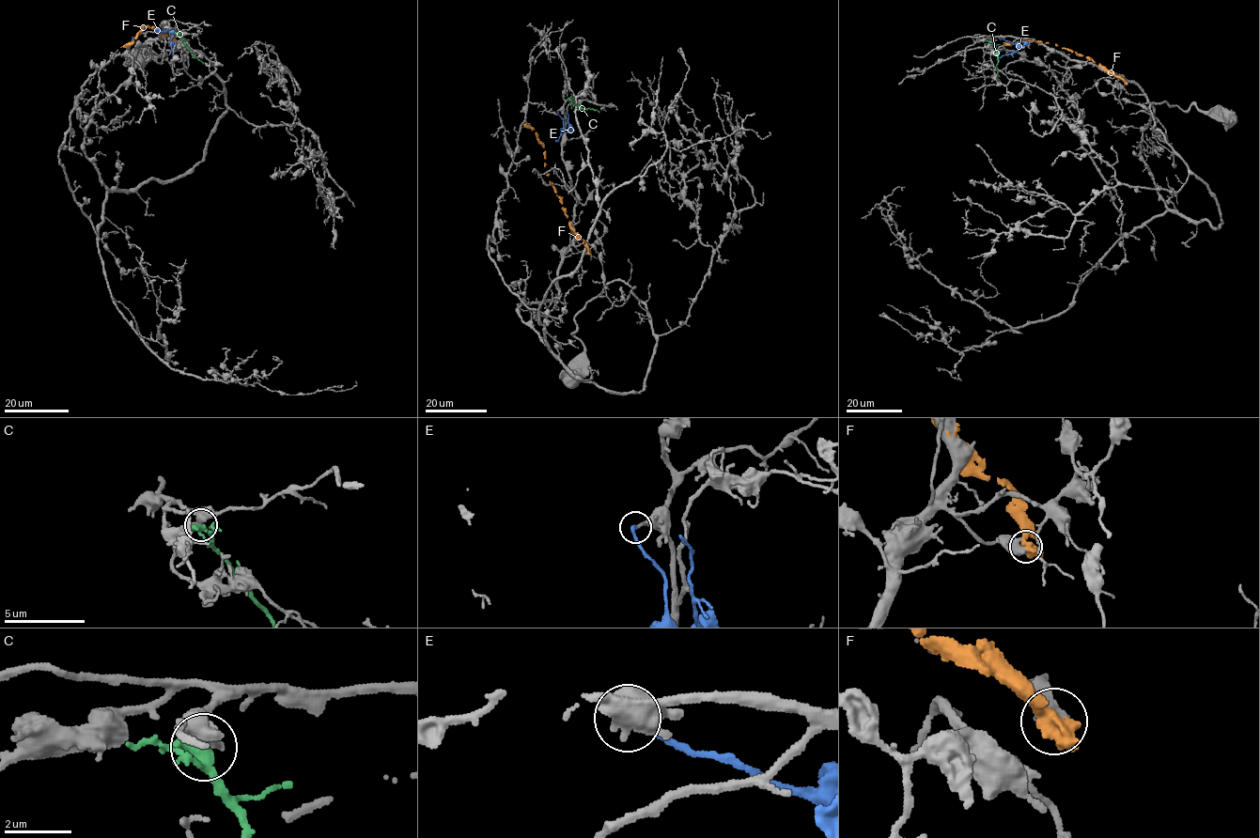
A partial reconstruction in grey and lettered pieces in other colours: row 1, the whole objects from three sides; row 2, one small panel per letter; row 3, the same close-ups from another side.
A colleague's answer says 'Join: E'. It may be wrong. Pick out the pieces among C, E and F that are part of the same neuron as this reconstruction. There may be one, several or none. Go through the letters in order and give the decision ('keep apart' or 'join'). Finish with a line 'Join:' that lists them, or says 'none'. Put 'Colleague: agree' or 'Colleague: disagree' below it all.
C: keep apart
E: keep apart
F: keep apart
Join: none
Colleague: disagree

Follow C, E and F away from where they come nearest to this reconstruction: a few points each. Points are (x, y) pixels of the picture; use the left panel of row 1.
C: (178, 33), (203, 64)
E: (163, 31), (173, 35), (168, 54)
F: (173, 38), (154, 26), (143, 25), (143, 30), (133, 40), (120, 47)

